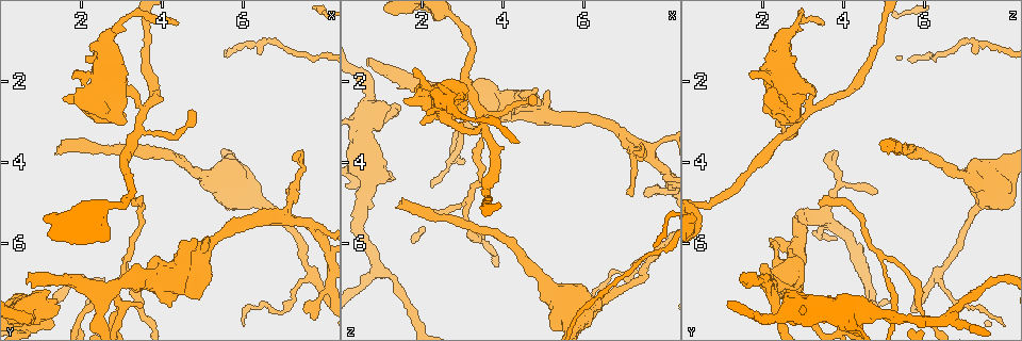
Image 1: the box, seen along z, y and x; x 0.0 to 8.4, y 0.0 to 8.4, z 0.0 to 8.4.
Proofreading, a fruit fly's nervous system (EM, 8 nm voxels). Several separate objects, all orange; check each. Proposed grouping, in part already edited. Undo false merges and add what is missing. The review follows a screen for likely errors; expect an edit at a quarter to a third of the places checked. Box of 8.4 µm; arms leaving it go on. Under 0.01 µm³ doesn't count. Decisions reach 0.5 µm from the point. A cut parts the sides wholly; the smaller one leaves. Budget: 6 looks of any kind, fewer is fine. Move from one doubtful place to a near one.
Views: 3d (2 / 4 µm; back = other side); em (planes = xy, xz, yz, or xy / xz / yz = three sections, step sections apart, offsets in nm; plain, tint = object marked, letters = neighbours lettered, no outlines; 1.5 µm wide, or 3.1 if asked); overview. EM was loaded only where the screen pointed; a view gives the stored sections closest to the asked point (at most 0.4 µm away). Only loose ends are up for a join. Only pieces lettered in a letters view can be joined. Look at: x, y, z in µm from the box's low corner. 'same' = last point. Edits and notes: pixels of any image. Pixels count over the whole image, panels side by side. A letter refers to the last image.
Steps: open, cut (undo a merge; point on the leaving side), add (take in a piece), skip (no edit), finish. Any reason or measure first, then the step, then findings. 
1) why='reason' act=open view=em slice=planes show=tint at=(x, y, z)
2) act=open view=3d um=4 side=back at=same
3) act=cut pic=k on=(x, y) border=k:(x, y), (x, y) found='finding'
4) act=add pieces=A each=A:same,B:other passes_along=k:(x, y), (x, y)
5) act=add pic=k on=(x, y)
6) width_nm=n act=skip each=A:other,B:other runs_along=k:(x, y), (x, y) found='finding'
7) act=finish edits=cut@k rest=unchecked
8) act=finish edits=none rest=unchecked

why='branch stops here' act=open view=em slice=planes show=letters at=(0.65, 6.95, 1.50)

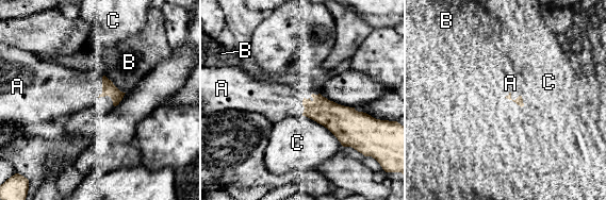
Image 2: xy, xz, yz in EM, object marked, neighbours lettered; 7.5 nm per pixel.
longest_contact=C:400nm act=add pic=2 on=(510, 83) each=A:same,B:other,C:other found='the neuron continues'

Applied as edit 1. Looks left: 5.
act=open view=overview

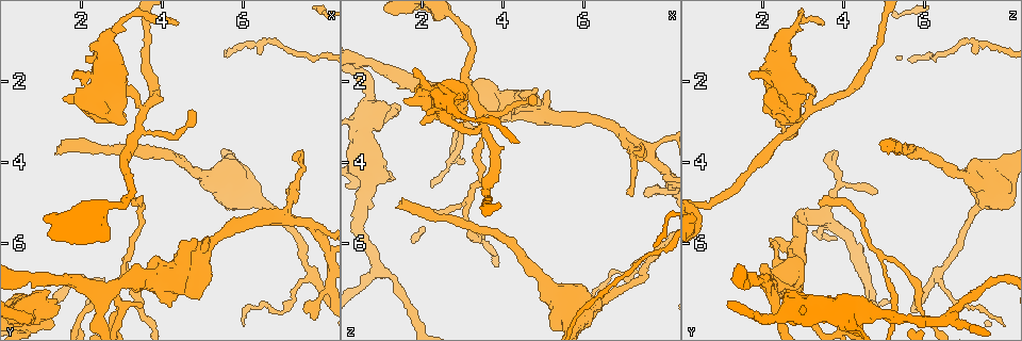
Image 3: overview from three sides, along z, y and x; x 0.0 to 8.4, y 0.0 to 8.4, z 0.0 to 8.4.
act=open view=em slice=planes show=letters at=(2.80, 0.70, 2.75)

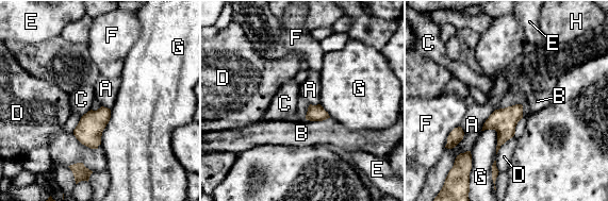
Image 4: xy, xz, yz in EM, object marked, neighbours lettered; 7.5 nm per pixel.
longest_contact=D:220nm act=skip each=A:other,B:other,C:other,D:other,E:other,F:other,G:other,H:other border=4:(91, 109), (82, 116) found='all the same neuron'

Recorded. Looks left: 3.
why='branch stops here' act=open view=3d um=2 at=(4.40, 0.55, 3.55)

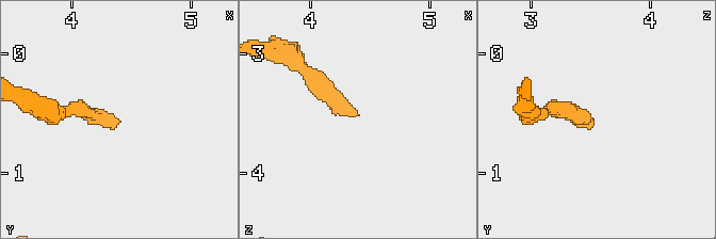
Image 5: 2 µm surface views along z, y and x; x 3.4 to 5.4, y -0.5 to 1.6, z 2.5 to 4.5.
why='shape alone is not enough' act=open view=em slice=xz step=4 show=tint at=(4.38, 0.56, 3.48)

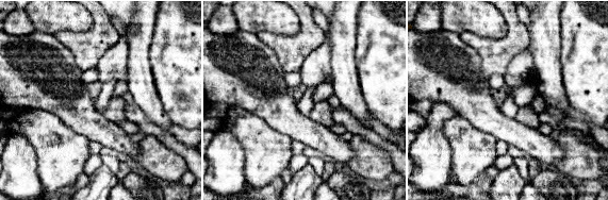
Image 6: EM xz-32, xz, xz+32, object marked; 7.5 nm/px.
why='cut it another way' act=open view=em slice=planes show=letters at=same

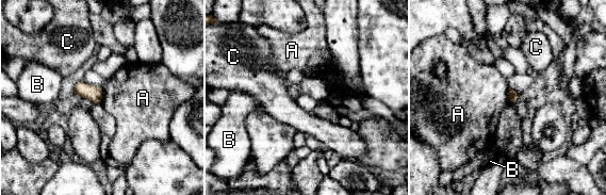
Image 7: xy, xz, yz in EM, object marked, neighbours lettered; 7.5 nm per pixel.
longest_contact=A:110nm act=skip each=A:other,B:other,C:other border=7:(102, 88), (102, 98), (99, 102) found='none of them fits'

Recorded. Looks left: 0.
act=finish edits=add@2 rest=unchecked

